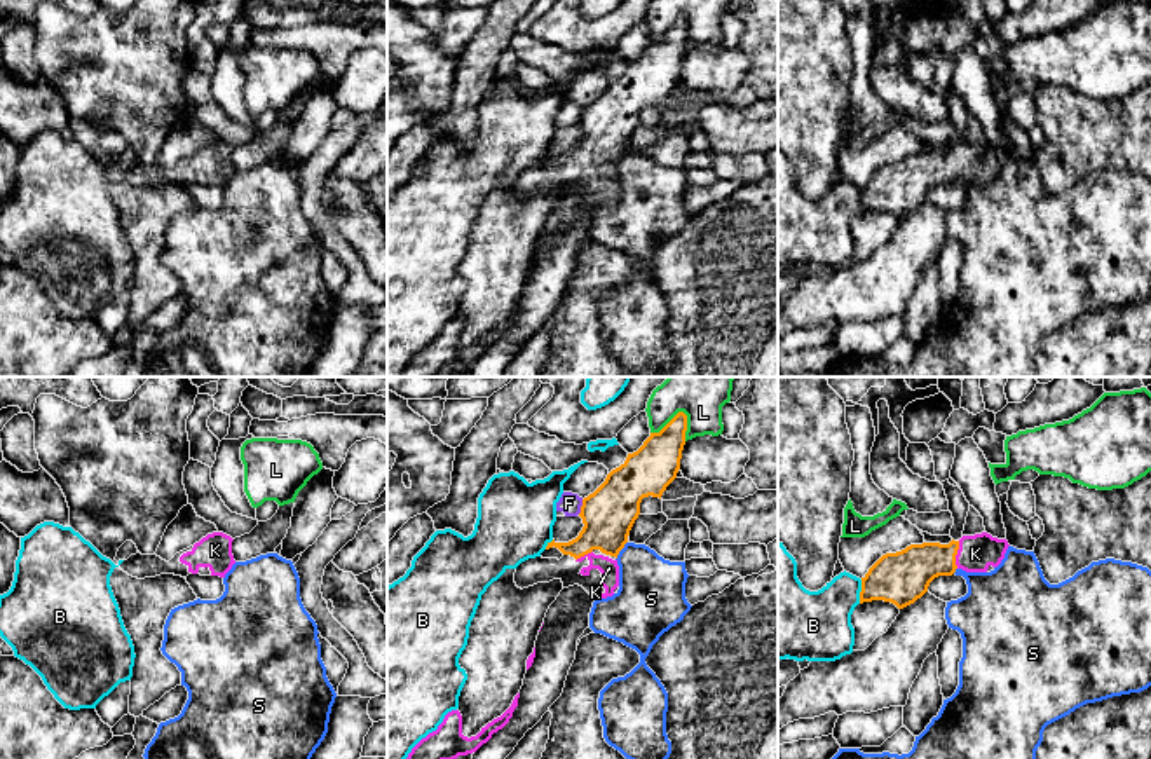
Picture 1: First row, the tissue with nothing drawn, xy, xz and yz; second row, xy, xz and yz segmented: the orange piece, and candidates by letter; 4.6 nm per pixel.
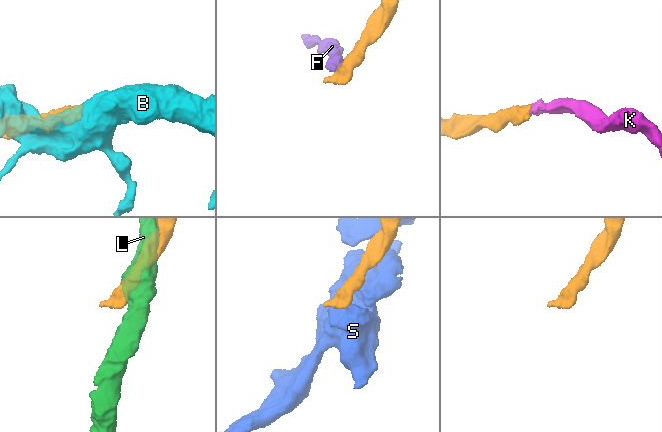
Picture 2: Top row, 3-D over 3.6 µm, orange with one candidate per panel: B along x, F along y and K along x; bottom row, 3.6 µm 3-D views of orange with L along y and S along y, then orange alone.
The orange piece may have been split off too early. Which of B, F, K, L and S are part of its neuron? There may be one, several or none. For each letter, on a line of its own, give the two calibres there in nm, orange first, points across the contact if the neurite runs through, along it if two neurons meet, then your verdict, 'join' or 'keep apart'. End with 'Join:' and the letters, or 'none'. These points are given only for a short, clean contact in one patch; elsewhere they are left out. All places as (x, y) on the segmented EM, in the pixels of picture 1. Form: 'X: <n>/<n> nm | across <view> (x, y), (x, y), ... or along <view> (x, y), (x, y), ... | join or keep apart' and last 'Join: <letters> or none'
B: 240/300 nm | keep apart
F: 240/100 nm | along xz (583, 499), (578, 513) | keep apart
K: 220/170 nm | across yz (907, 574), (926, 560), (956, 553), (975, 553) | join
L: 220/300 nm | keep apart
S: 240/300 nm | keep apart
Join: K

